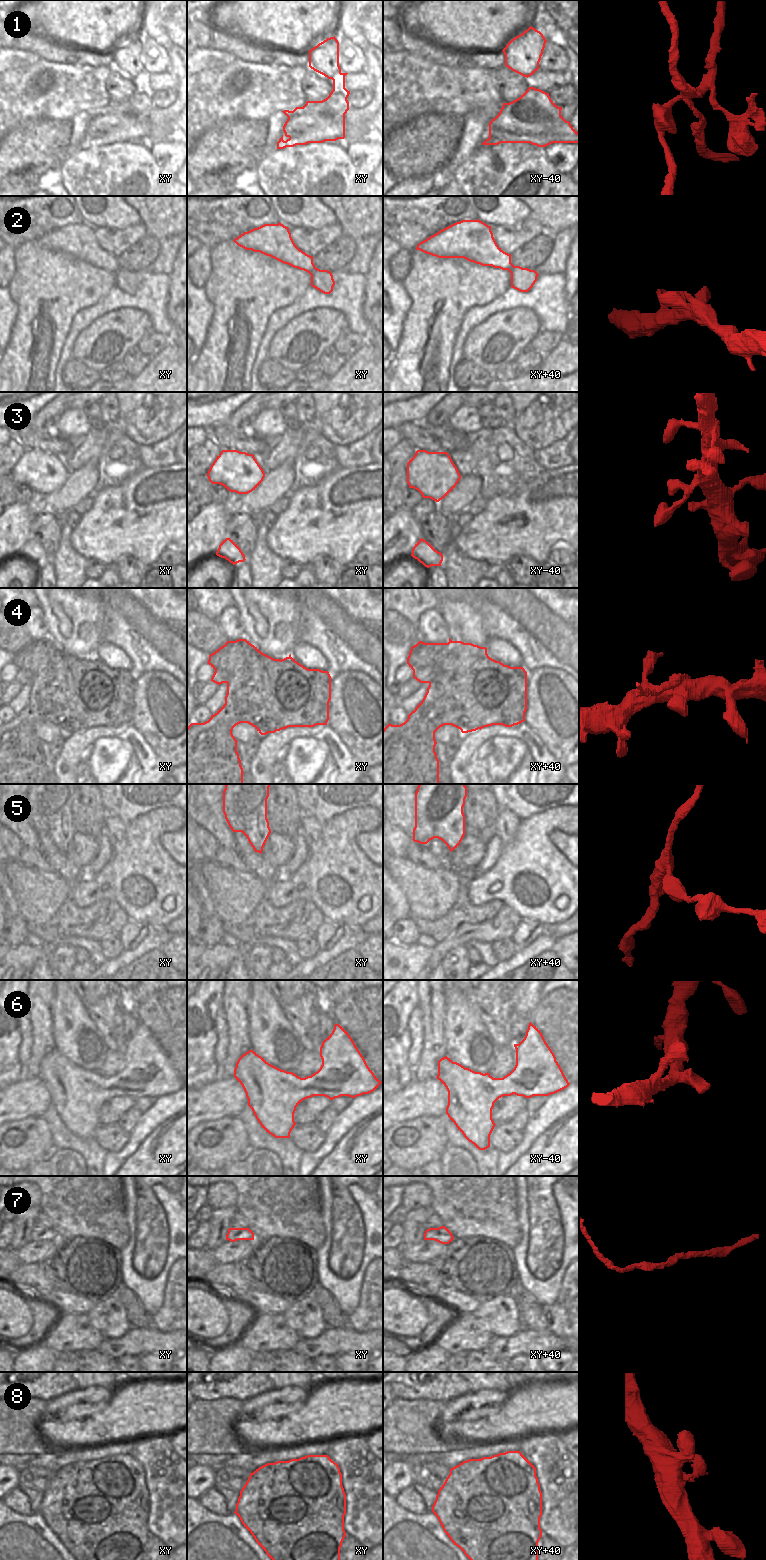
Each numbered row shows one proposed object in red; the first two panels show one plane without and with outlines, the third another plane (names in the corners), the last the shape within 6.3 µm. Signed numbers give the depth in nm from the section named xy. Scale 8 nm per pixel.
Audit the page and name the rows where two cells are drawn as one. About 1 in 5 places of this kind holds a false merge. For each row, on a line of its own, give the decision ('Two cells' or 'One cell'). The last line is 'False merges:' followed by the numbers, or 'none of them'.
1: Two cells
2: One cell
3: One cell
4: Two cells
5: One cell
6: One cell
7: One cell
8: One cell
False merges: 1, 4

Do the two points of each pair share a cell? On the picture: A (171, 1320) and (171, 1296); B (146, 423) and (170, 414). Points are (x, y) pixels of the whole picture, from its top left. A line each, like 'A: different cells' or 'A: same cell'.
A: same cell
B: same cell

